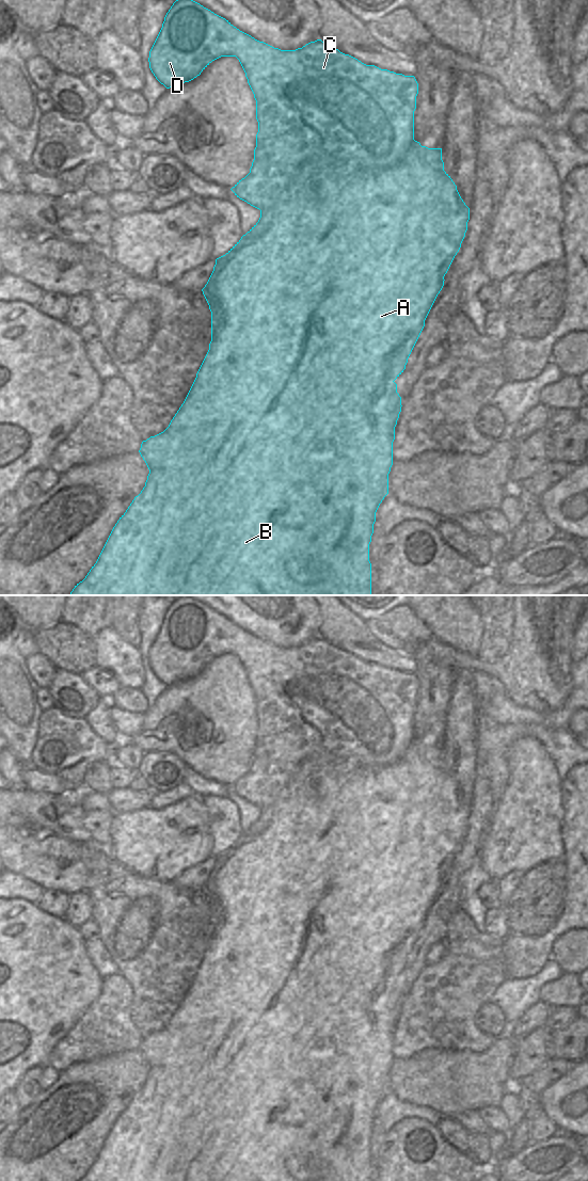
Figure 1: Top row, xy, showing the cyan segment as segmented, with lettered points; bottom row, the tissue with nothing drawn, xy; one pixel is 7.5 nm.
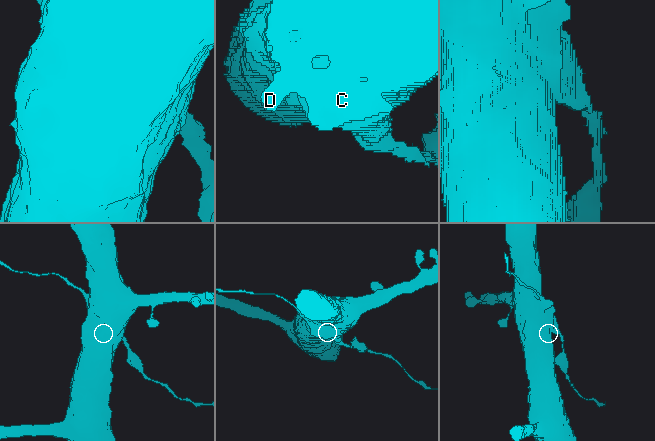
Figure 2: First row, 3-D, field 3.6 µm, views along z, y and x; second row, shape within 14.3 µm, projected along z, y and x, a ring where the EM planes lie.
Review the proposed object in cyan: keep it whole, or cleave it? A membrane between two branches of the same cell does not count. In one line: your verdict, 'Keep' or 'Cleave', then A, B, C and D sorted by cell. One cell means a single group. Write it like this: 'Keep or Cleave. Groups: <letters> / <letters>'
Cleave. Groups: A B / C D.

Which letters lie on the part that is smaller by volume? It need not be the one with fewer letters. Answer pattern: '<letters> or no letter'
C, D

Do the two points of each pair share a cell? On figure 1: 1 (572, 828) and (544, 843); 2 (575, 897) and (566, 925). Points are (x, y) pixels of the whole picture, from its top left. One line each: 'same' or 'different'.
1: different
2: same

